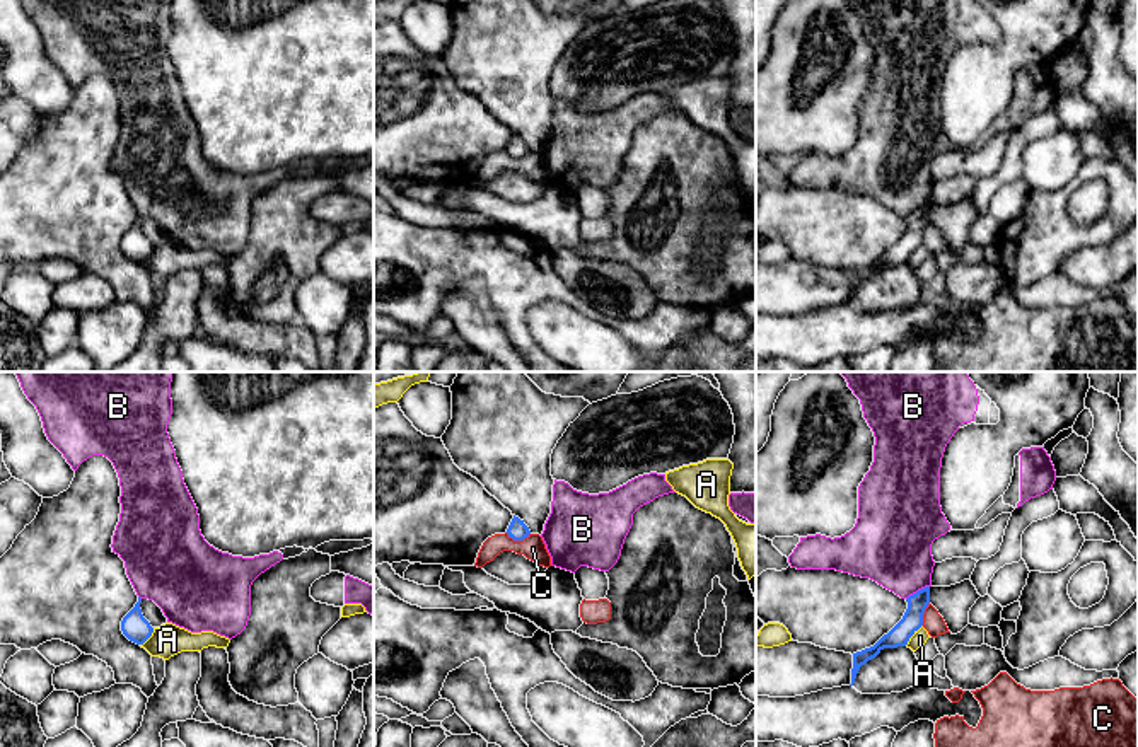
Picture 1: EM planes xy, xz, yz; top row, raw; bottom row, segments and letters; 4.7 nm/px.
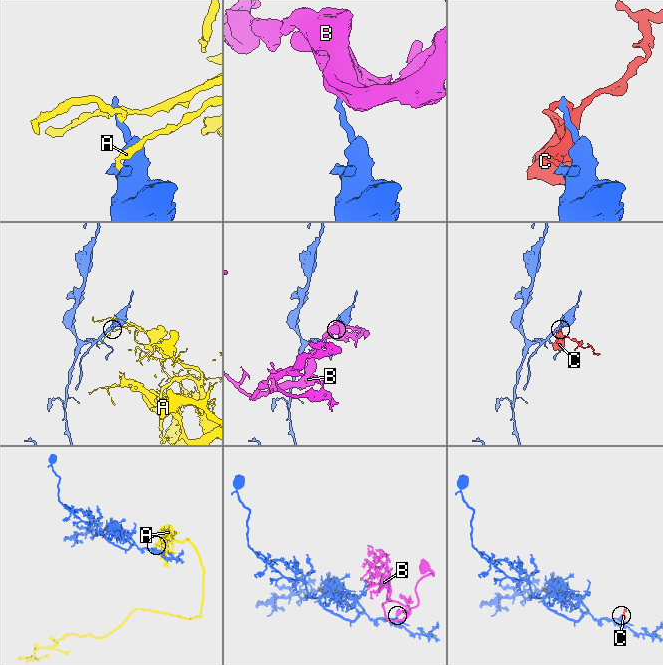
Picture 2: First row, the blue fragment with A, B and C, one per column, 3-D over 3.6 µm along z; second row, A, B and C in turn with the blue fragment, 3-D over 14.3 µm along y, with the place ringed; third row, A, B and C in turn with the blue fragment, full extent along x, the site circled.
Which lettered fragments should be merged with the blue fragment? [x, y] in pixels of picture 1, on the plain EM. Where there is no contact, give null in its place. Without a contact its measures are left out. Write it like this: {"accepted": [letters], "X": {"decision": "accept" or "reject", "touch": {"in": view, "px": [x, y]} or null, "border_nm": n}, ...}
{"accepted": [], "A": {"decision": "reject", "touch": {"in": "yz", "px": [913, 251]}, "border_nm": 130}, "B": {"decision": "reject", "touch": {"in": "yz", "px": [918, 208]}, "border_nm": 130}, "C": {"decision": "reject", "touch": {"in": "xz", "px": [517, 157]}, "border_nm": 120}}

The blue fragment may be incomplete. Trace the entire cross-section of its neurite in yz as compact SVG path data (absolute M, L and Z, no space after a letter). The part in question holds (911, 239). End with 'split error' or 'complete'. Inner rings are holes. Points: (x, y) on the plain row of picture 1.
M930 205L918 208L906 217L908 227L903 237L884 252L874 264L853 271L851 302L862 283L875 276L884 266L906 264L909 256L923 244L923 232L930 222Z | complete

